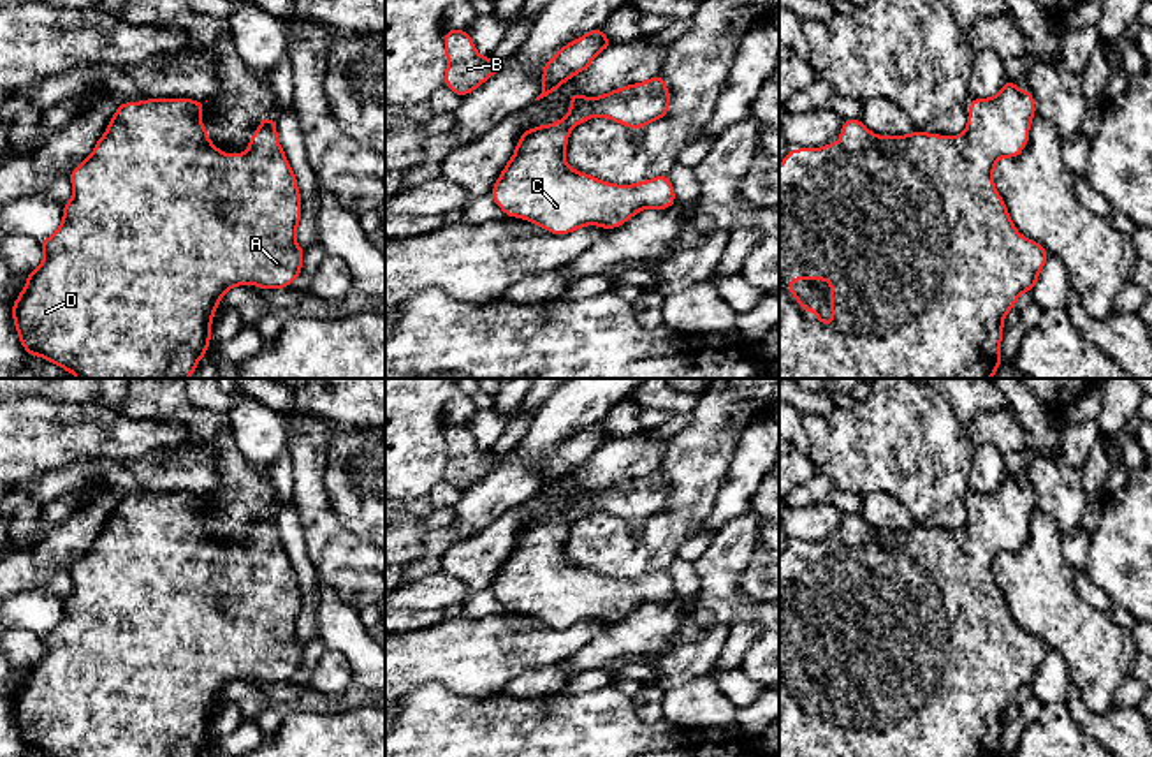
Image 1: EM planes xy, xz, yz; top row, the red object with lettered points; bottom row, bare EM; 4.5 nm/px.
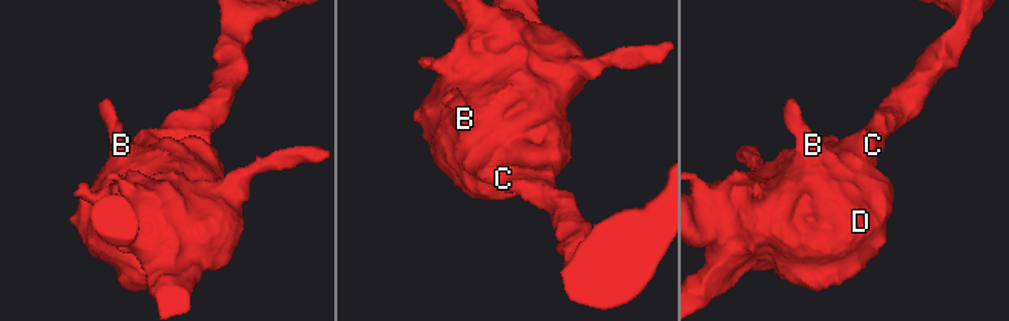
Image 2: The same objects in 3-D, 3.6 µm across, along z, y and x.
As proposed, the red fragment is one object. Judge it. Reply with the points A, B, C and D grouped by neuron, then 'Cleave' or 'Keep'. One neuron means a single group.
Groups: A B C D. Keep

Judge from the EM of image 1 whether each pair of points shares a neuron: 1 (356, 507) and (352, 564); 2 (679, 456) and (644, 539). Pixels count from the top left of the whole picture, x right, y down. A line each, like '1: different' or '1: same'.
1: different
2: same

